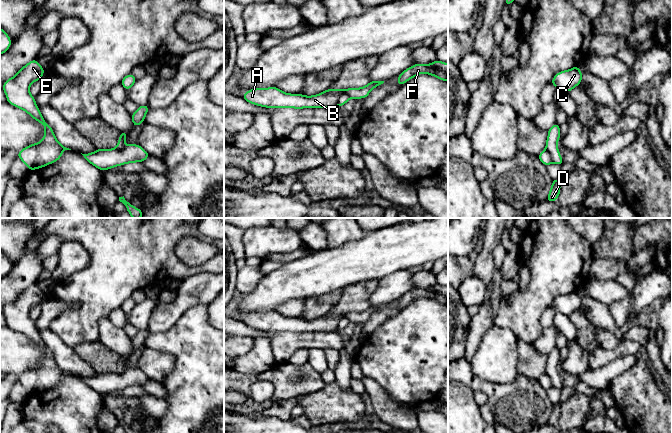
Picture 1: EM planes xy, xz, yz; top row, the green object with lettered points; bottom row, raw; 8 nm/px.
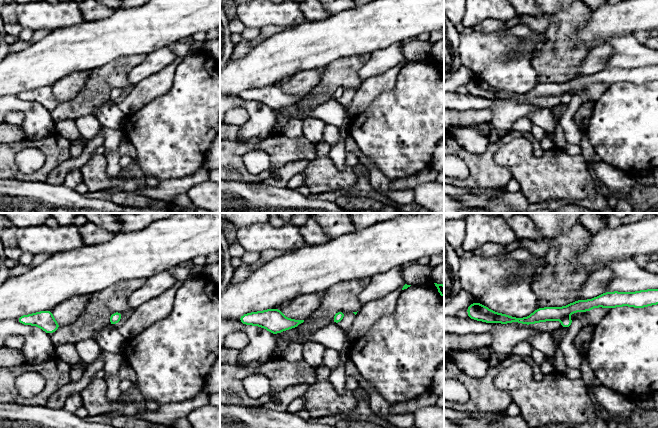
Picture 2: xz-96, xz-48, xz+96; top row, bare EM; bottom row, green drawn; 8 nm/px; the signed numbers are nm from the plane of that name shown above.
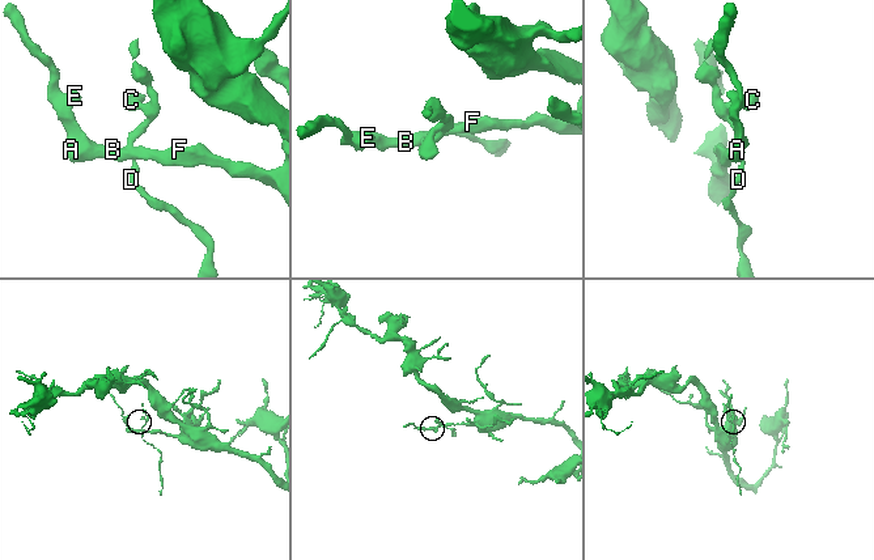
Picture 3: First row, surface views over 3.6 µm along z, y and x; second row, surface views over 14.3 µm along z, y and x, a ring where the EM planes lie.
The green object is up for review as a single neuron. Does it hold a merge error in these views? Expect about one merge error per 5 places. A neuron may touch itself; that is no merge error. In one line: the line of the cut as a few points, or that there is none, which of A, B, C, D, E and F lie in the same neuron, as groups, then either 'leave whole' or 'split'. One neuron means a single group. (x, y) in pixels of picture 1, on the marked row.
cut xz (350, 97), (346, 94), (341, 94), (337, 104); groups A B E F / C D; split

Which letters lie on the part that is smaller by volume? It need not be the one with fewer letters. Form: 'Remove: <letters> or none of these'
Remove: C, D

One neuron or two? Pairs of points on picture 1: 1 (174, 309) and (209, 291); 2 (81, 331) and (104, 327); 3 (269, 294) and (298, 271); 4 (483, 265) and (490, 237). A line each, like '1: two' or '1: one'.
1: one
2: two
3: one
4: one

